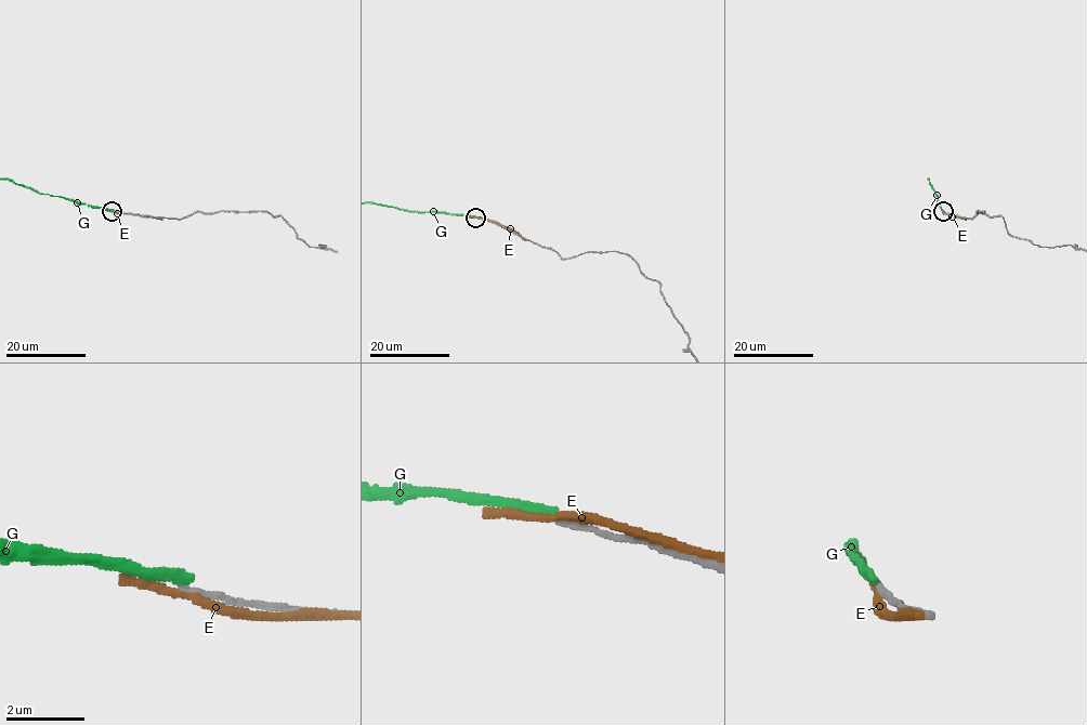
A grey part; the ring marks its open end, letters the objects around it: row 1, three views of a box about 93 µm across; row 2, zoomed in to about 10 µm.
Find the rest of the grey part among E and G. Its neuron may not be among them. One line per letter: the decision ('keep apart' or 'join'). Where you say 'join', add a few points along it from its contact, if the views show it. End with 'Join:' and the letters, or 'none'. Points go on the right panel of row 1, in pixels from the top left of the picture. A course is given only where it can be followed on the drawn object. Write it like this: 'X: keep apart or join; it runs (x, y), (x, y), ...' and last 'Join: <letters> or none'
E: keep apart
G: keep apart
Join: none

